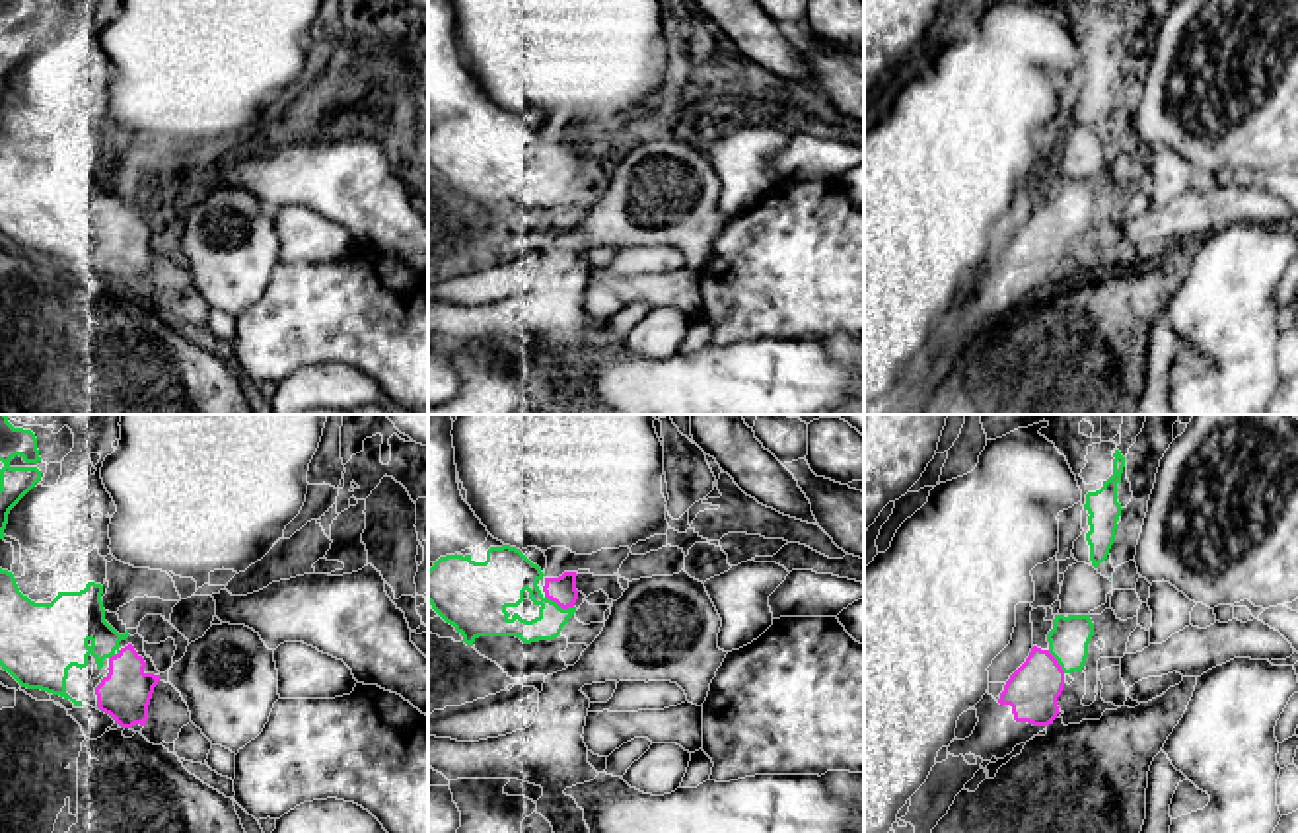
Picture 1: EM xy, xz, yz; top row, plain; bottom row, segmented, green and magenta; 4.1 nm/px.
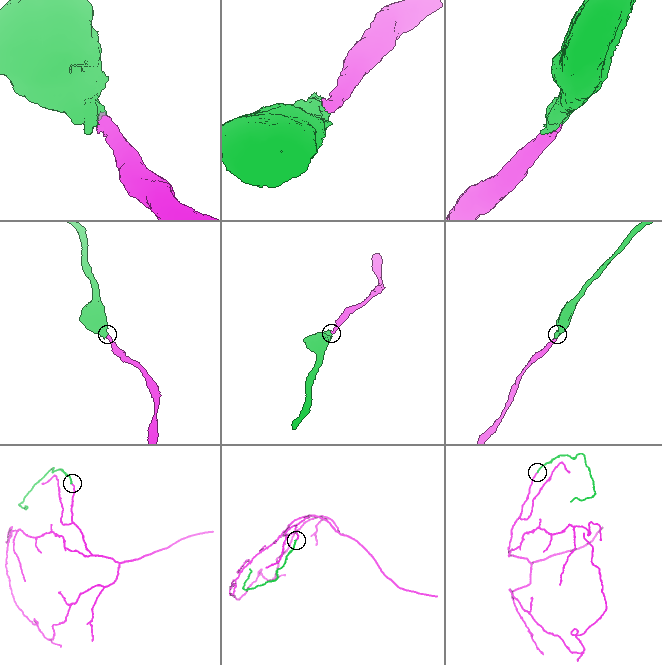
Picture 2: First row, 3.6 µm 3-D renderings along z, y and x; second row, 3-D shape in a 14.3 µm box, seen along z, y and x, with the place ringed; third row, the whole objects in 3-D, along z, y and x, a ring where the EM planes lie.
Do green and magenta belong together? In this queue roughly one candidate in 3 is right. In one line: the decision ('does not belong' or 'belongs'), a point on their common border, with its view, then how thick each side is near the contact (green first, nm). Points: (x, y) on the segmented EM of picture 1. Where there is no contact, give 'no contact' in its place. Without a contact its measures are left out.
belongs | xz (557, 606) | 200/120 nm

